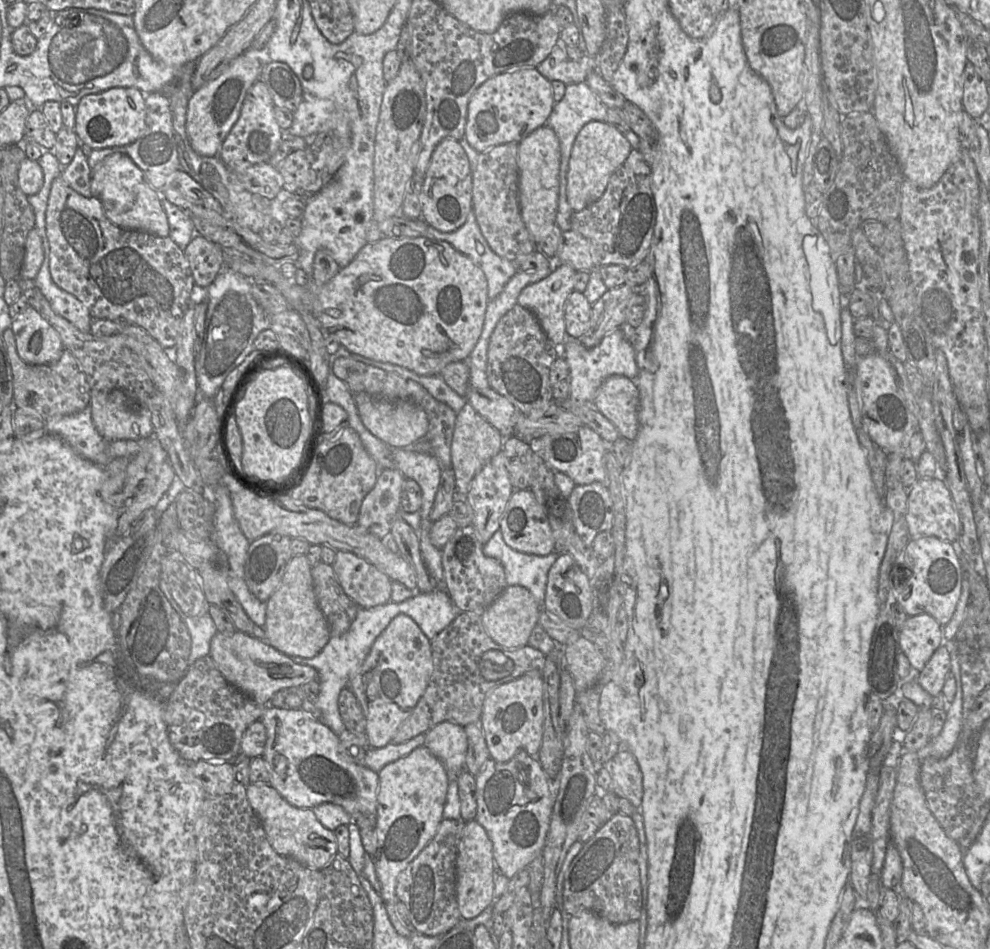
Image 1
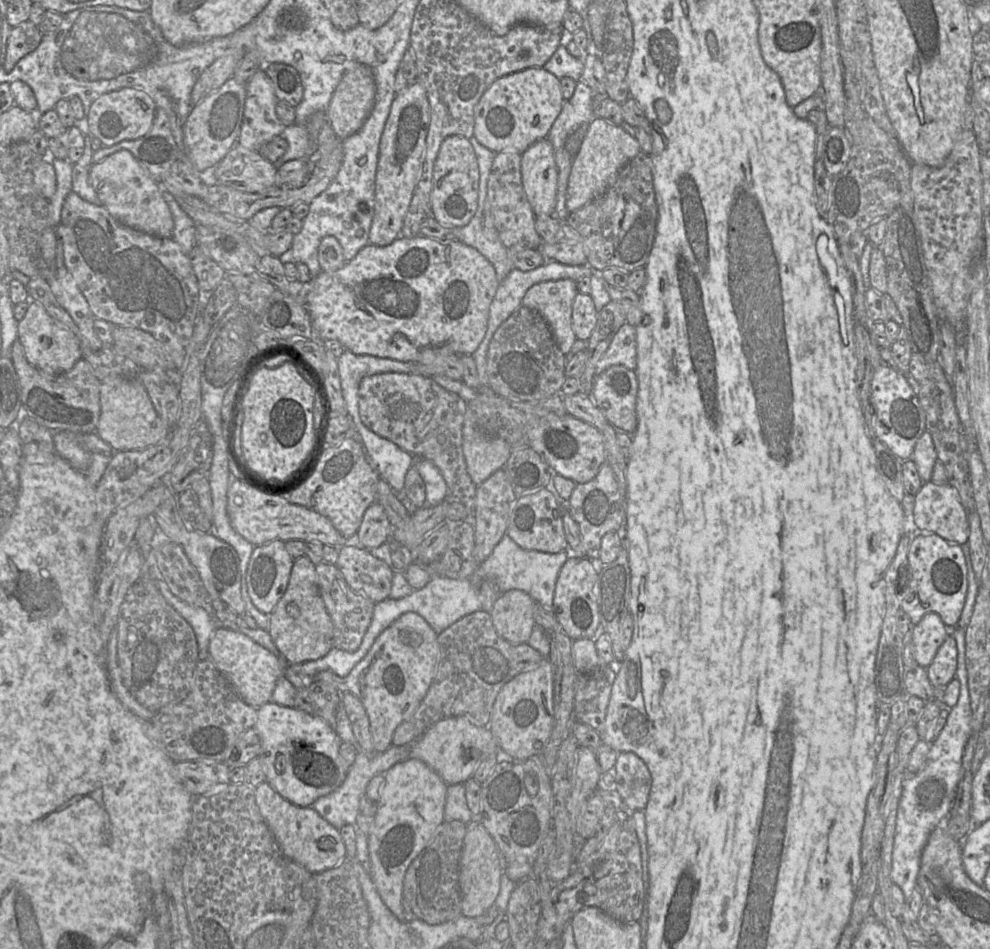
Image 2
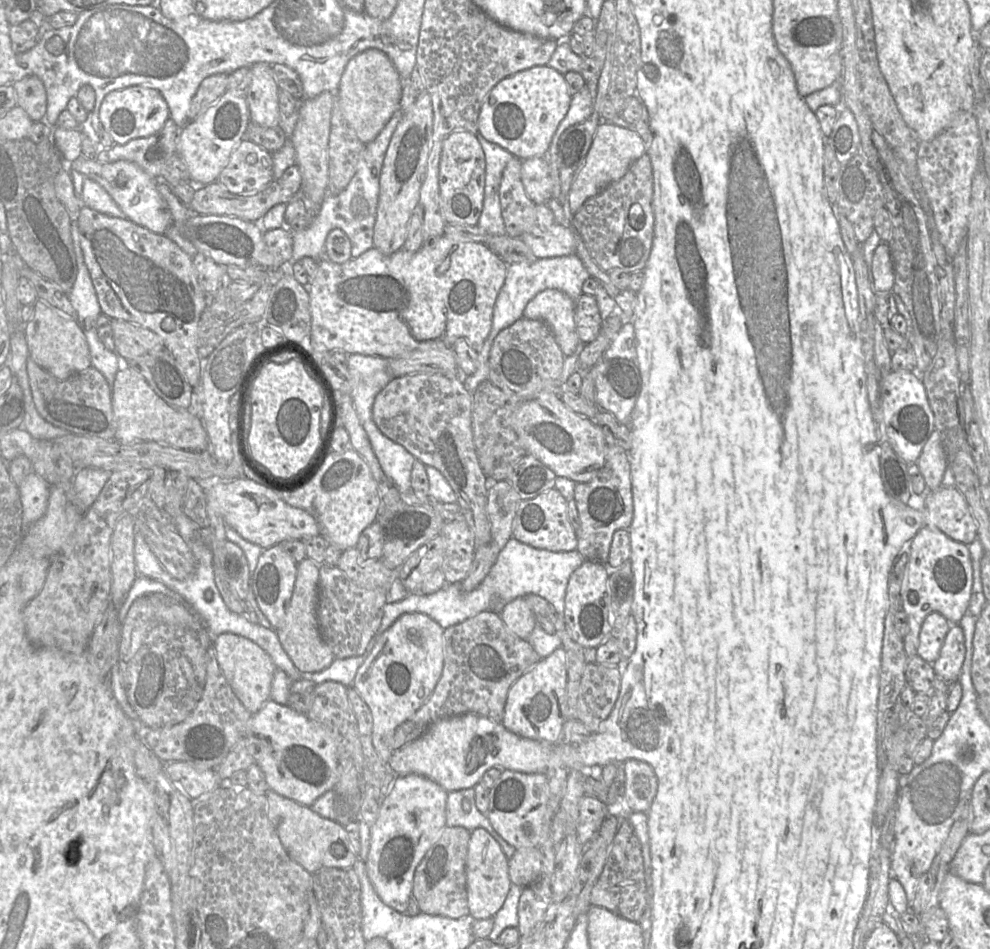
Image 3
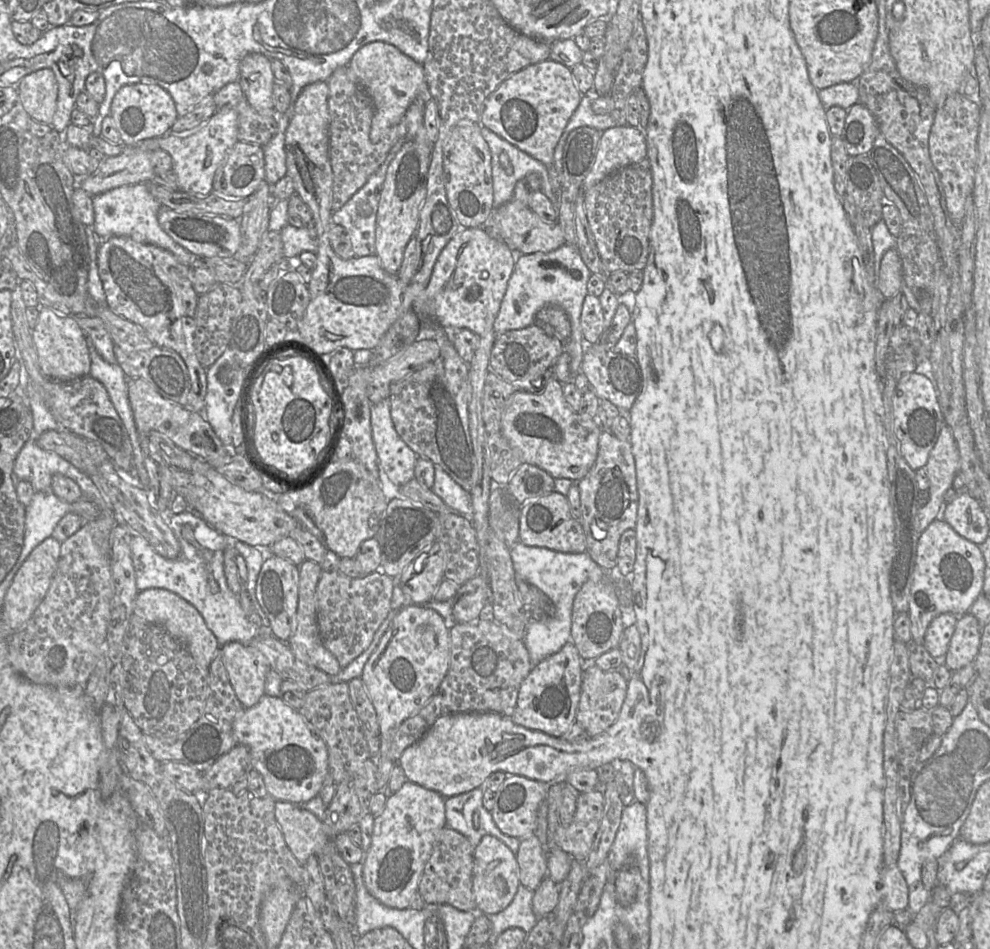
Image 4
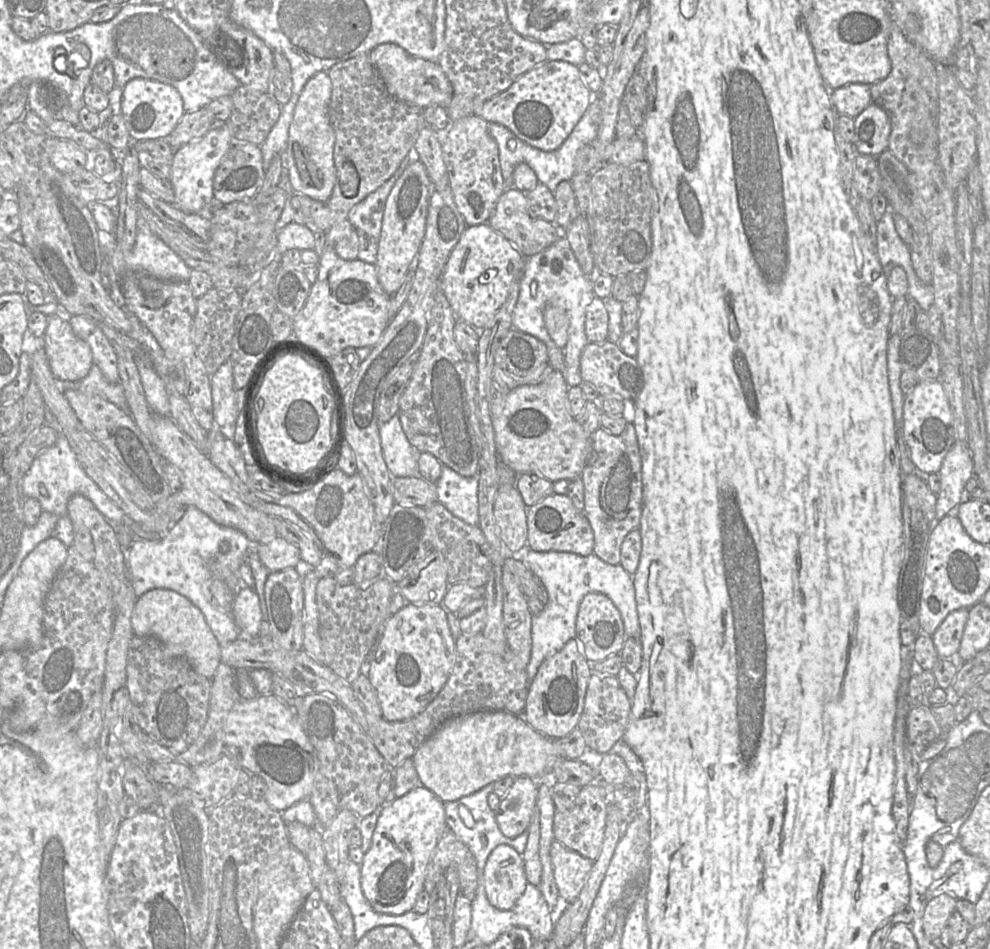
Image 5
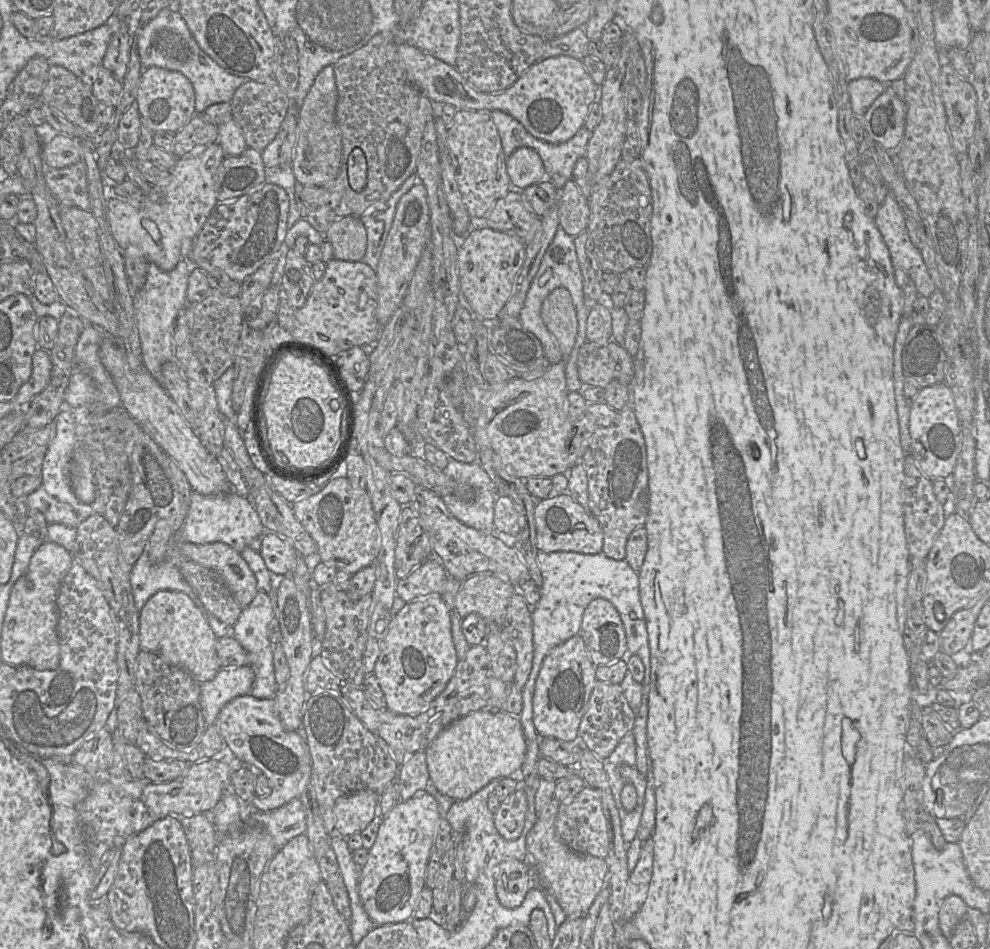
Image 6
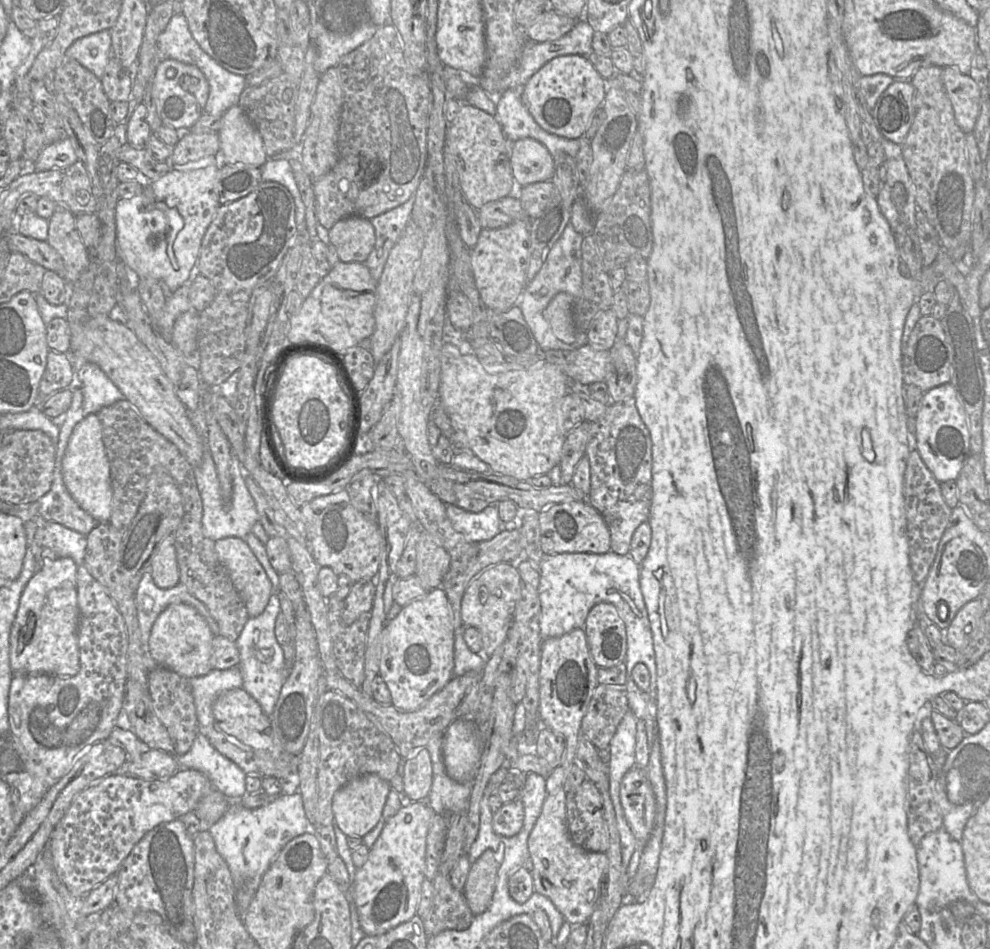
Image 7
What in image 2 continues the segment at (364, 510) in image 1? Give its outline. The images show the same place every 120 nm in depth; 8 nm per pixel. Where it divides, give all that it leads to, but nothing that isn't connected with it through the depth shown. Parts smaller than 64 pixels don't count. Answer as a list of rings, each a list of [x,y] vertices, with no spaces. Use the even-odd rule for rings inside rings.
[[[375,501],[364,512],[355,542],[367,550],[372,550],[390,539],[391,525],[383,506]]]

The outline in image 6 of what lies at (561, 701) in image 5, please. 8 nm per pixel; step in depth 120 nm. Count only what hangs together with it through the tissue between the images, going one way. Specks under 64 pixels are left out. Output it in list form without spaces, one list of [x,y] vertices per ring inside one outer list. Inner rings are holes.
[[[580,634],[549,652],[539,672],[533,698],[533,720],[541,738],[556,738],[562,741],[579,739],[580,722],[587,711],[597,680],[596,665],[591,661]]]

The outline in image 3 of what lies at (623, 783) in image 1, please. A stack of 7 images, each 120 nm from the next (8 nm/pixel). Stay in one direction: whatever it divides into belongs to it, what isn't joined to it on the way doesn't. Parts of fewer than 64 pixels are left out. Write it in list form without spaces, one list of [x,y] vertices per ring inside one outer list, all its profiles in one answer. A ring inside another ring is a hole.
[[[630,759],[624,763],[624,770],[625,808],[629,811],[648,813],[657,793],[657,777],[653,769],[644,761]]]

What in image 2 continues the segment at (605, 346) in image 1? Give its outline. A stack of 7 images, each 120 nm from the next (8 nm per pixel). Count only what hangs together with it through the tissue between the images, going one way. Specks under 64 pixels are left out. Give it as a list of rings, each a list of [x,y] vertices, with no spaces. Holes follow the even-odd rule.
[[[624,323],[613,337],[607,351],[598,361],[595,378],[613,365],[635,370],[638,363],[636,326]]]

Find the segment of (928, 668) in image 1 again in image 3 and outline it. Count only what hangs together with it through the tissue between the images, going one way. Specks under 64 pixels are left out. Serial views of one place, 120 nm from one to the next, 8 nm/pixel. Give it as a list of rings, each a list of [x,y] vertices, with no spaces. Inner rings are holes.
[[[952,624],[941,647],[933,669],[937,677],[946,682],[958,681],[965,659],[966,647],[962,628],[959,624]]]

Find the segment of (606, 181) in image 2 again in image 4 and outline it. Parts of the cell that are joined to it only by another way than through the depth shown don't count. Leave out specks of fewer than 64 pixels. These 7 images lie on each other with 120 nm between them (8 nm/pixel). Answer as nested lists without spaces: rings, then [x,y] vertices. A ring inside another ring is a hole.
[[[629,125],[602,132],[594,164],[583,181],[583,192],[614,171],[647,158],[644,132]]]

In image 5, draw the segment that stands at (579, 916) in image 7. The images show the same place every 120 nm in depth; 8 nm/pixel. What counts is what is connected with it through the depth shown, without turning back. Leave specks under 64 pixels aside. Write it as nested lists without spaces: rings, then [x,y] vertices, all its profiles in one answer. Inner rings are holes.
[[[554,840],[550,848],[554,880],[564,904],[572,903],[580,894],[593,861],[569,850]]]

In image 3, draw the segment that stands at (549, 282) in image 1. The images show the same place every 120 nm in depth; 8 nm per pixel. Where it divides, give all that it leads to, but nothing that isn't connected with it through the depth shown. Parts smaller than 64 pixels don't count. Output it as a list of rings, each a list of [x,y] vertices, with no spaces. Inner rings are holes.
[[[549,288],[536,294],[524,310],[526,318],[542,320],[550,327],[566,357],[573,355],[581,342],[575,324],[575,304],[566,293]]]

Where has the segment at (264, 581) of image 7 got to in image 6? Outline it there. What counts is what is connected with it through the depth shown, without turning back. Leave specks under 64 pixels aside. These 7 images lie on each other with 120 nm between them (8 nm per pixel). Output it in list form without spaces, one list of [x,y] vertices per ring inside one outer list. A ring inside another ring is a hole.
[[[174,541],[181,552],[197,564],[216,572],[242,608],[258,593],[257,580],[241,553],[223,542],[195,544]]]

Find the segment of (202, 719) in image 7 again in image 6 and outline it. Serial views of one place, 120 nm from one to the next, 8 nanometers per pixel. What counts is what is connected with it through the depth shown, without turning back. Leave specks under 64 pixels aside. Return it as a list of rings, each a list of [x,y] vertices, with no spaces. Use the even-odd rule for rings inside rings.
[[[250,665],[221,668],[216,676],[201,683],[200,703],[206,725],[215,724],[221,709],[233,699],[250,694],[255,673]]]

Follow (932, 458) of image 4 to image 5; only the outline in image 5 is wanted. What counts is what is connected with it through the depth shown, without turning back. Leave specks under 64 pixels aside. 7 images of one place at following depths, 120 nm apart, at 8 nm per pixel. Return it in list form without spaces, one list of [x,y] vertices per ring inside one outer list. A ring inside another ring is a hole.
[[[954,442],[937,474],[940,477],[940,490],[935,518],[941,520],[960,503],[965,484],[973,476],[972,456],[966,442]]]

